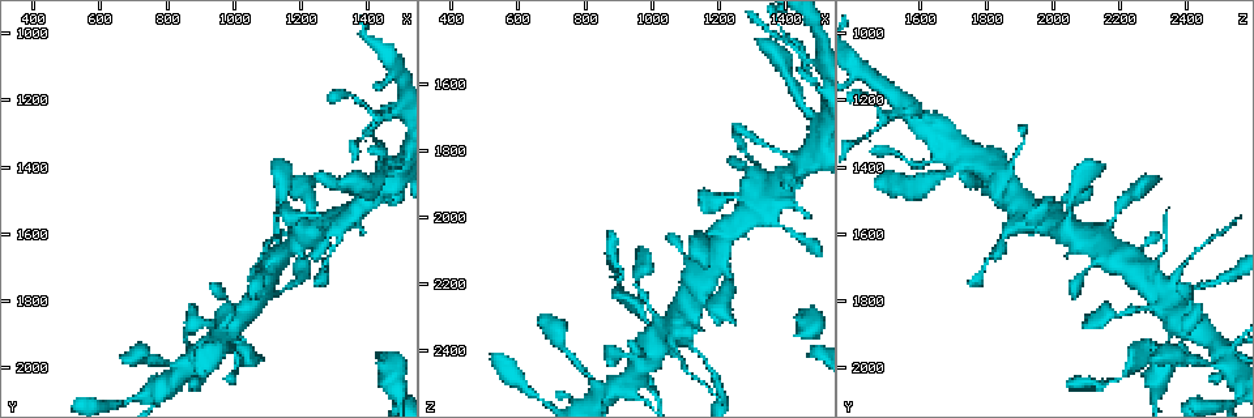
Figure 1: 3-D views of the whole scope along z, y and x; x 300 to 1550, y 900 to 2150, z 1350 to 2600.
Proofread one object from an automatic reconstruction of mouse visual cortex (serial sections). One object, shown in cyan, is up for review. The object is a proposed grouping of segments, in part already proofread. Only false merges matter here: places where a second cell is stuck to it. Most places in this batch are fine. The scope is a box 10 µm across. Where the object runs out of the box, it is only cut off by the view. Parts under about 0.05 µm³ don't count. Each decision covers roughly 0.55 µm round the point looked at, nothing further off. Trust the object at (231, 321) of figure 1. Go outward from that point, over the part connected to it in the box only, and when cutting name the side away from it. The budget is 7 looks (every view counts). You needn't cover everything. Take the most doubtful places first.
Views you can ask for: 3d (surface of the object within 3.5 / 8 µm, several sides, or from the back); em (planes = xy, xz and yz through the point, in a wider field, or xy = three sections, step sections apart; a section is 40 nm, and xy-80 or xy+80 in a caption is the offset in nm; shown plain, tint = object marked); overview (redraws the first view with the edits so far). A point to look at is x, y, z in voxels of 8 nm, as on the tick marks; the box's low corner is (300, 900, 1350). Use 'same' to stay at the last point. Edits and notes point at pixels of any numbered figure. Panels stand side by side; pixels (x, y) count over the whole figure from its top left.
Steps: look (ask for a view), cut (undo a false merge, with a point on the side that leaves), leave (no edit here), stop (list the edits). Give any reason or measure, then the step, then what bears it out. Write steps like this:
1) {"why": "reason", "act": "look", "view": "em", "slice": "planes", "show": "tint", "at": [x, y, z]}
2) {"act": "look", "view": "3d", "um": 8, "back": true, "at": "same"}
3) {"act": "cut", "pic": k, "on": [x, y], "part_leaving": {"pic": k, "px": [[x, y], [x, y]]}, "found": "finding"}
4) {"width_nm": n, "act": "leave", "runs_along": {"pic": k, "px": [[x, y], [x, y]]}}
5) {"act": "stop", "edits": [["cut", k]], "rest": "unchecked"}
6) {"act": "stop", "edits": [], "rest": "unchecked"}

{"why": "sudden change in width", "act": "look", "view": "3d", "um": 3.5, "at": [970, 1960, 2280]}

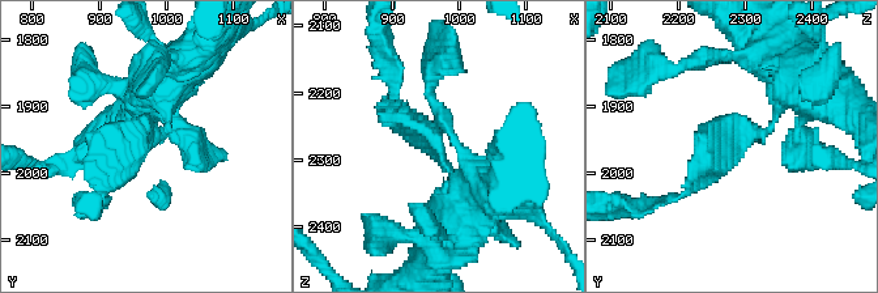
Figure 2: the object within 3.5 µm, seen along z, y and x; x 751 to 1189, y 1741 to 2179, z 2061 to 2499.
{"arm_widths_nm": [150, 200], "act": "leave", "runs_along": {"pic": 2, "px": [[783, 97], [766, 134], [727, 145], [676, 198]]}, "found": "continuous, no second cell"}

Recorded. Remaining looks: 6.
{"why": "sudden change in width", "act": "look", "view": "3d", "um": 3.5, "at": [940, 1930, 2520]}

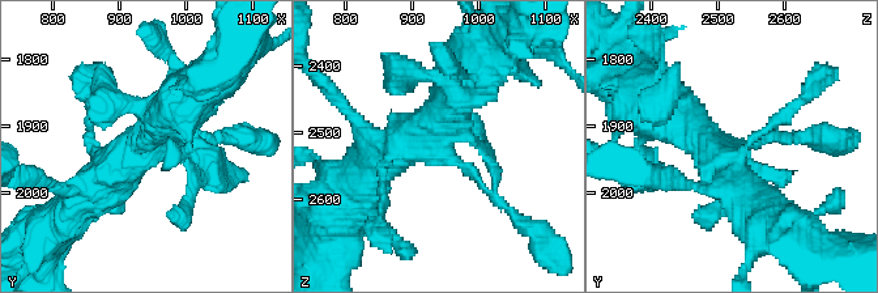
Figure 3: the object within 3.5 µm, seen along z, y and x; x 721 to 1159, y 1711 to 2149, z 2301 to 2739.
{"act": "leave", "runs_along": {"pic": 3, "px": [[652, 101], [712, 149], [783, 134]]}, "found": "all the same cell"}

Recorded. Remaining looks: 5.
{"why": "thick turns thin", "act": "look", "view": "3d", "um": 8, "at": [1120, 1770, 2400]}

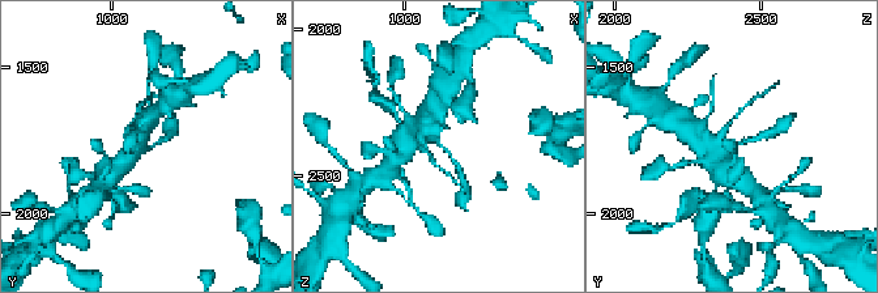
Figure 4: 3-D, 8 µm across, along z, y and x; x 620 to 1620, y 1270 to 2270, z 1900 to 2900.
{"why": "closer look", "act": "look", "view": "3d", "um": 3.5, "at": "same"}

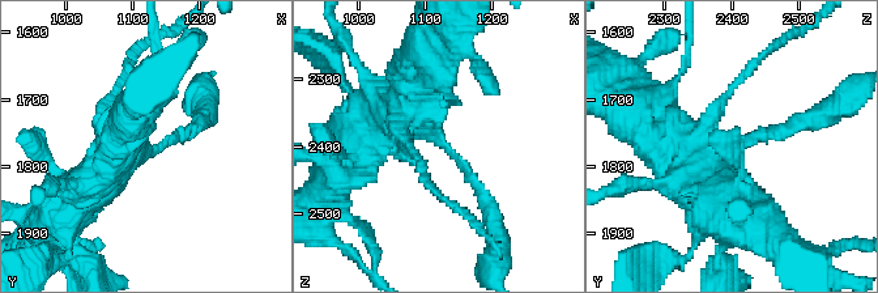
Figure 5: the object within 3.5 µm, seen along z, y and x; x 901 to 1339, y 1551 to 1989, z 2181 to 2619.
{"arm_widths_nm": [150, 500], "act": "look", "view": "em", "slice": "planes", "show": "tint", "at": [1120, 1780, 2390]}

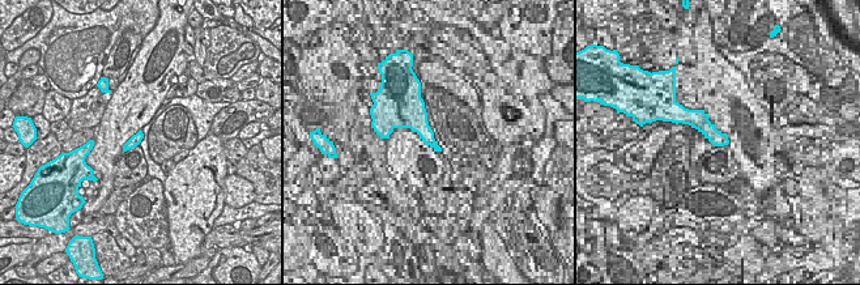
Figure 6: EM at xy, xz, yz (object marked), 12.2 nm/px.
{"act": "leave", "found": "all the same cell"}

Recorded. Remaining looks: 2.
{"act": "stop", "edits": [], "rest": "unchecked"}

